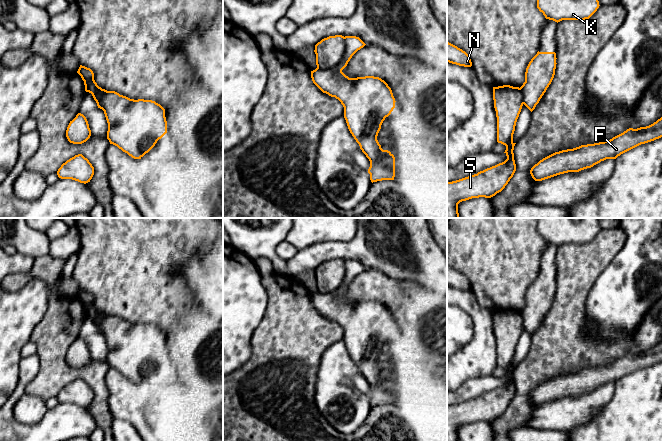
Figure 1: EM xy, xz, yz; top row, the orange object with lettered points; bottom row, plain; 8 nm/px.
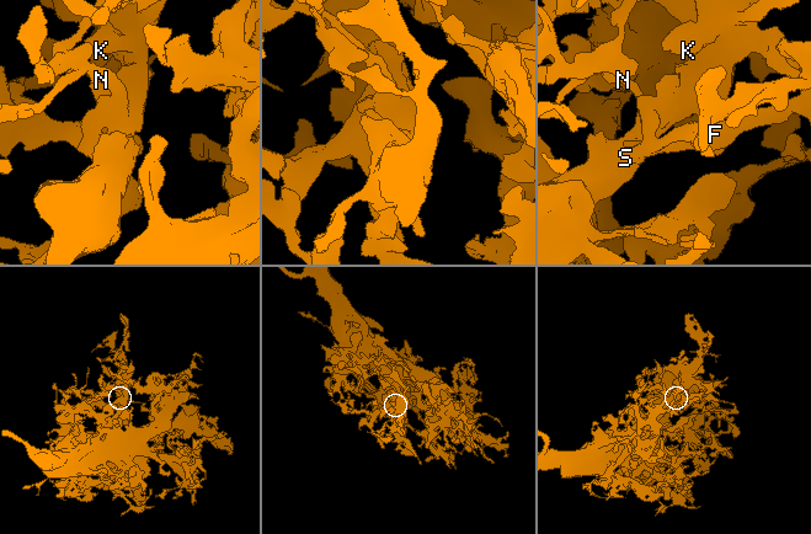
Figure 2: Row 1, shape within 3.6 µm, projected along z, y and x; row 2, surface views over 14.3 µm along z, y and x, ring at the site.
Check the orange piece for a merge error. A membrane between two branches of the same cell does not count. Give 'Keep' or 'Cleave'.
Keep

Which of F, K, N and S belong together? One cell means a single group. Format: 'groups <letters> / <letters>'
groups F K N S

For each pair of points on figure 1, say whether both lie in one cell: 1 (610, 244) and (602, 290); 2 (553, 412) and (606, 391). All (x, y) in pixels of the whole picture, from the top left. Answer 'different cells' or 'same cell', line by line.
1: different cells
2: same cell

